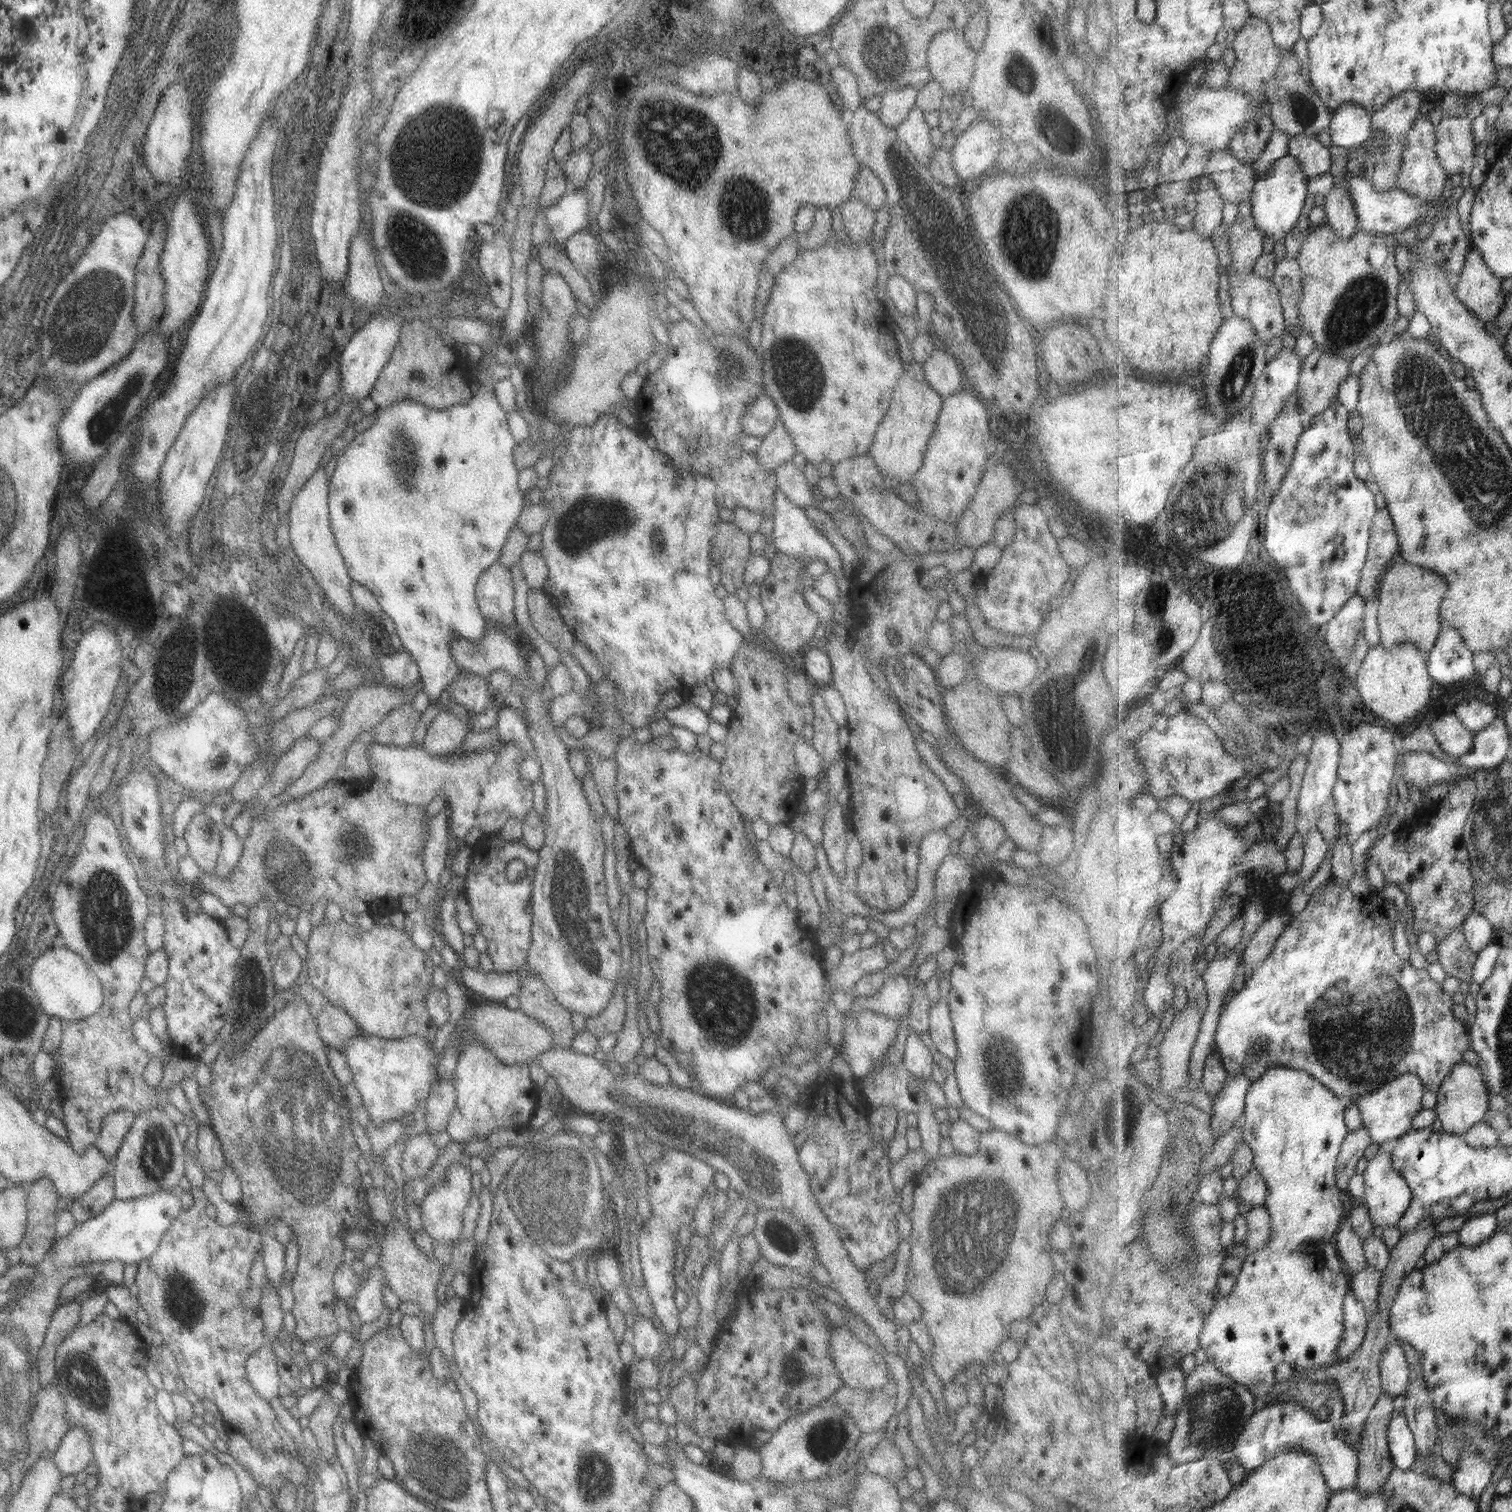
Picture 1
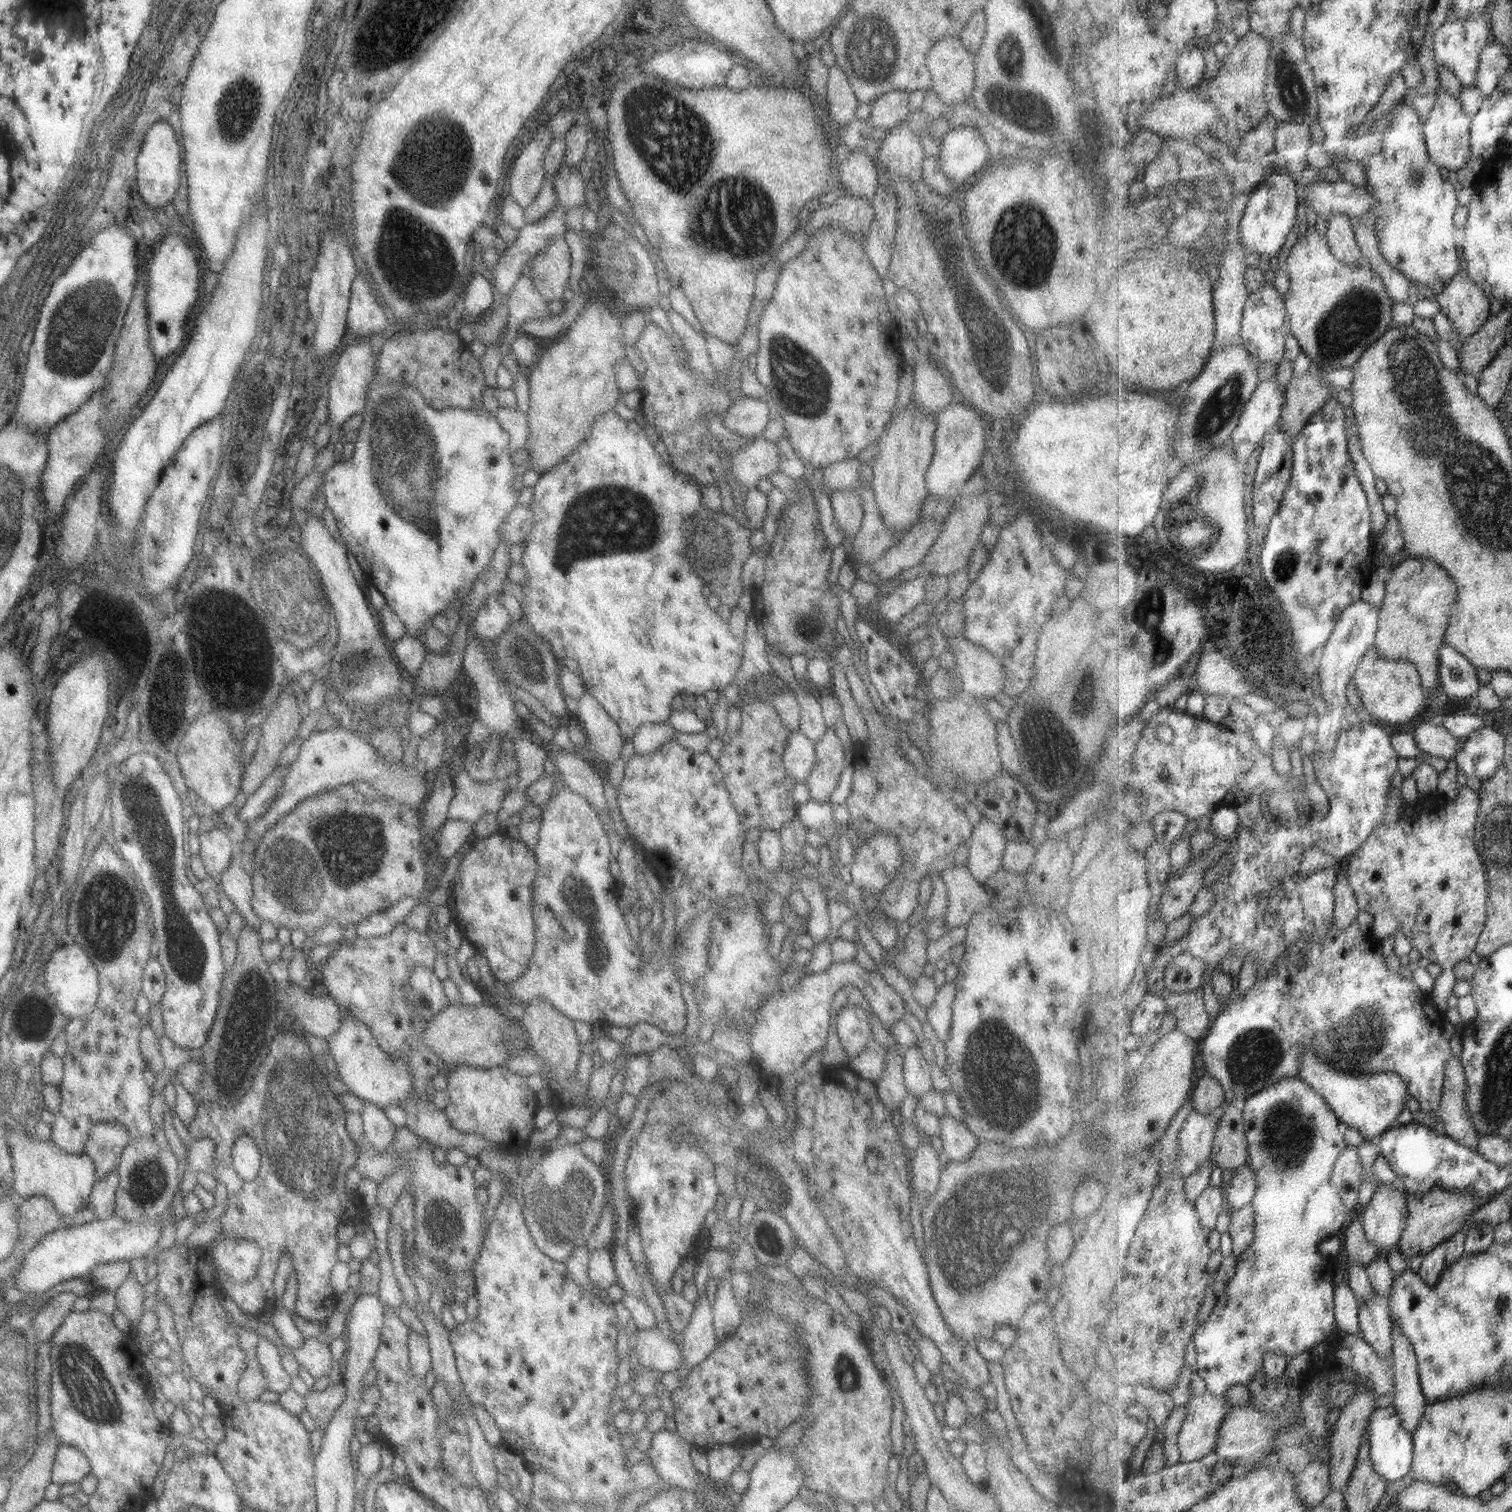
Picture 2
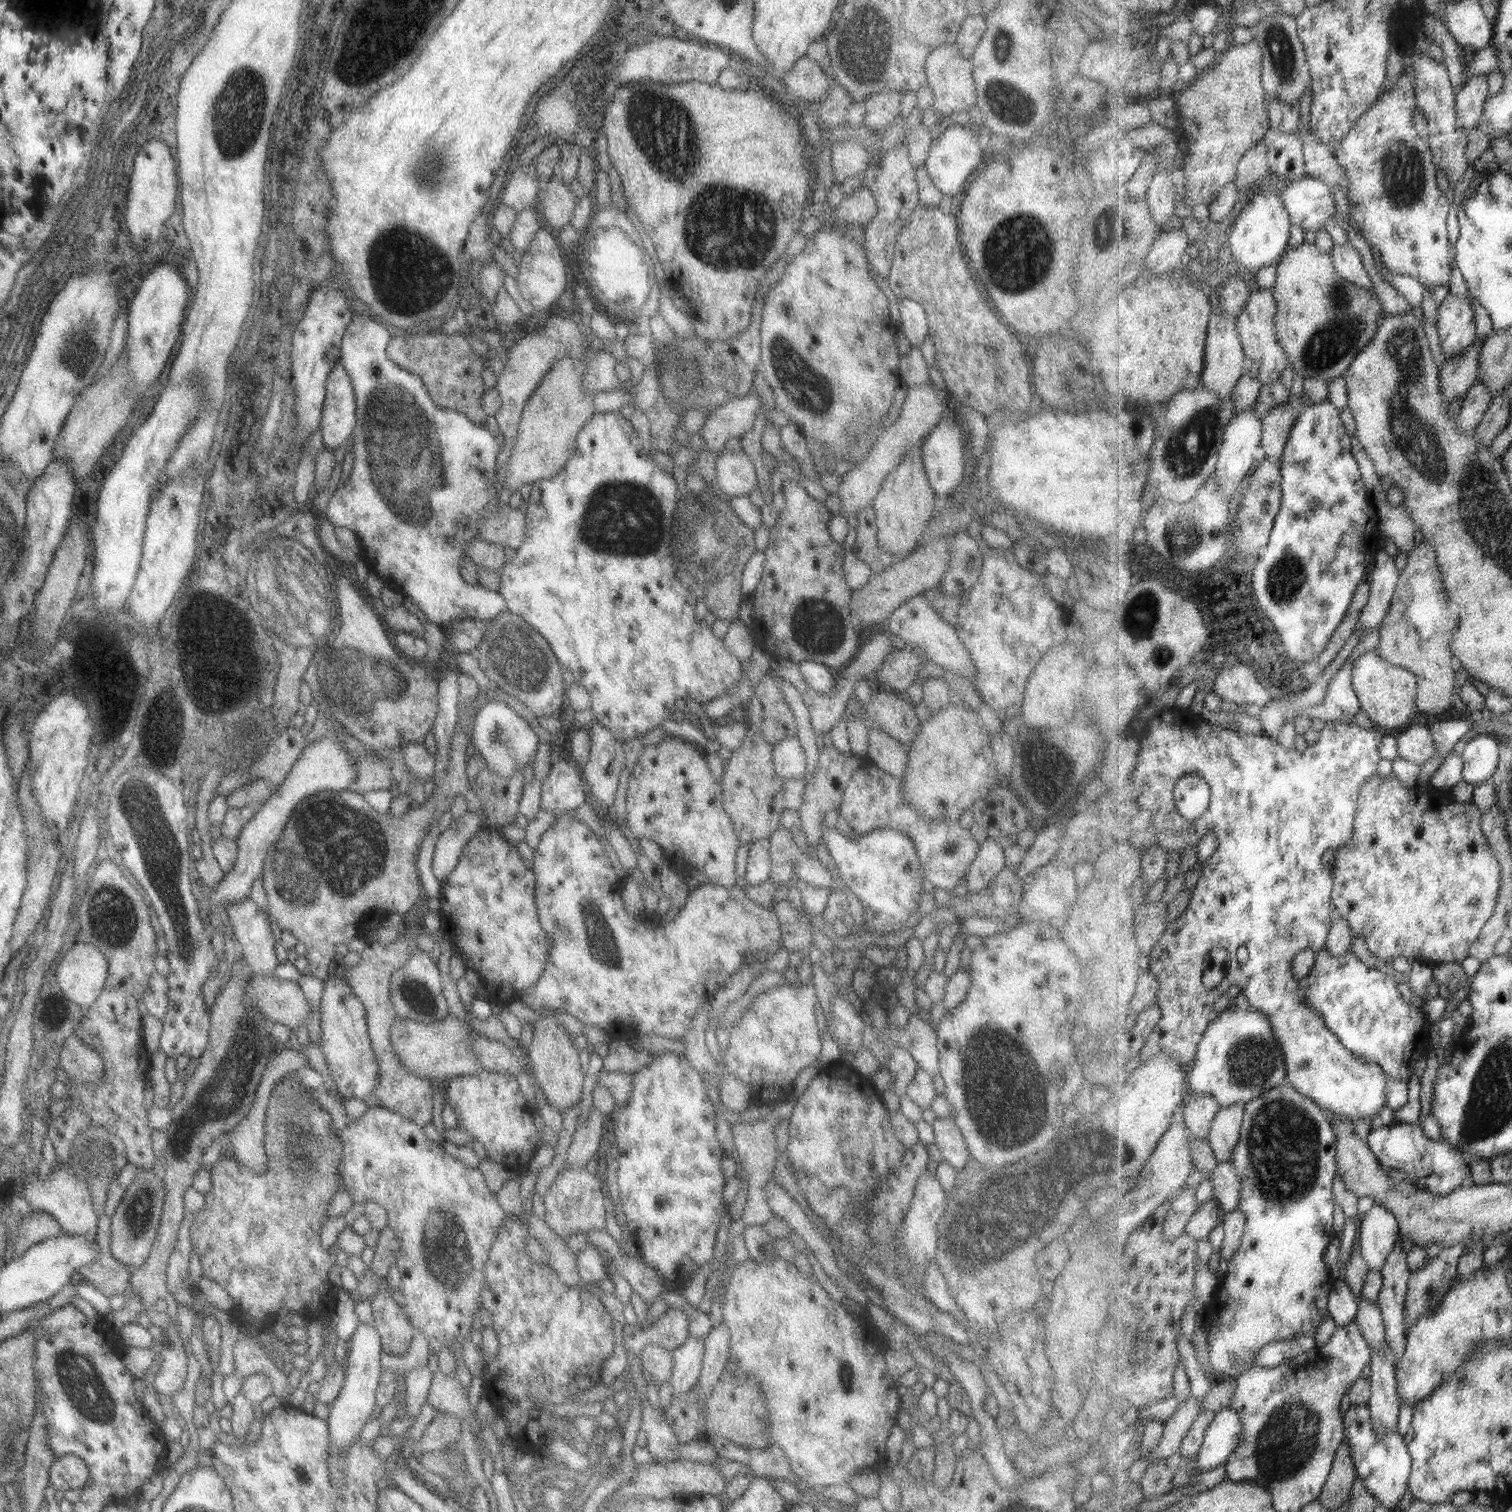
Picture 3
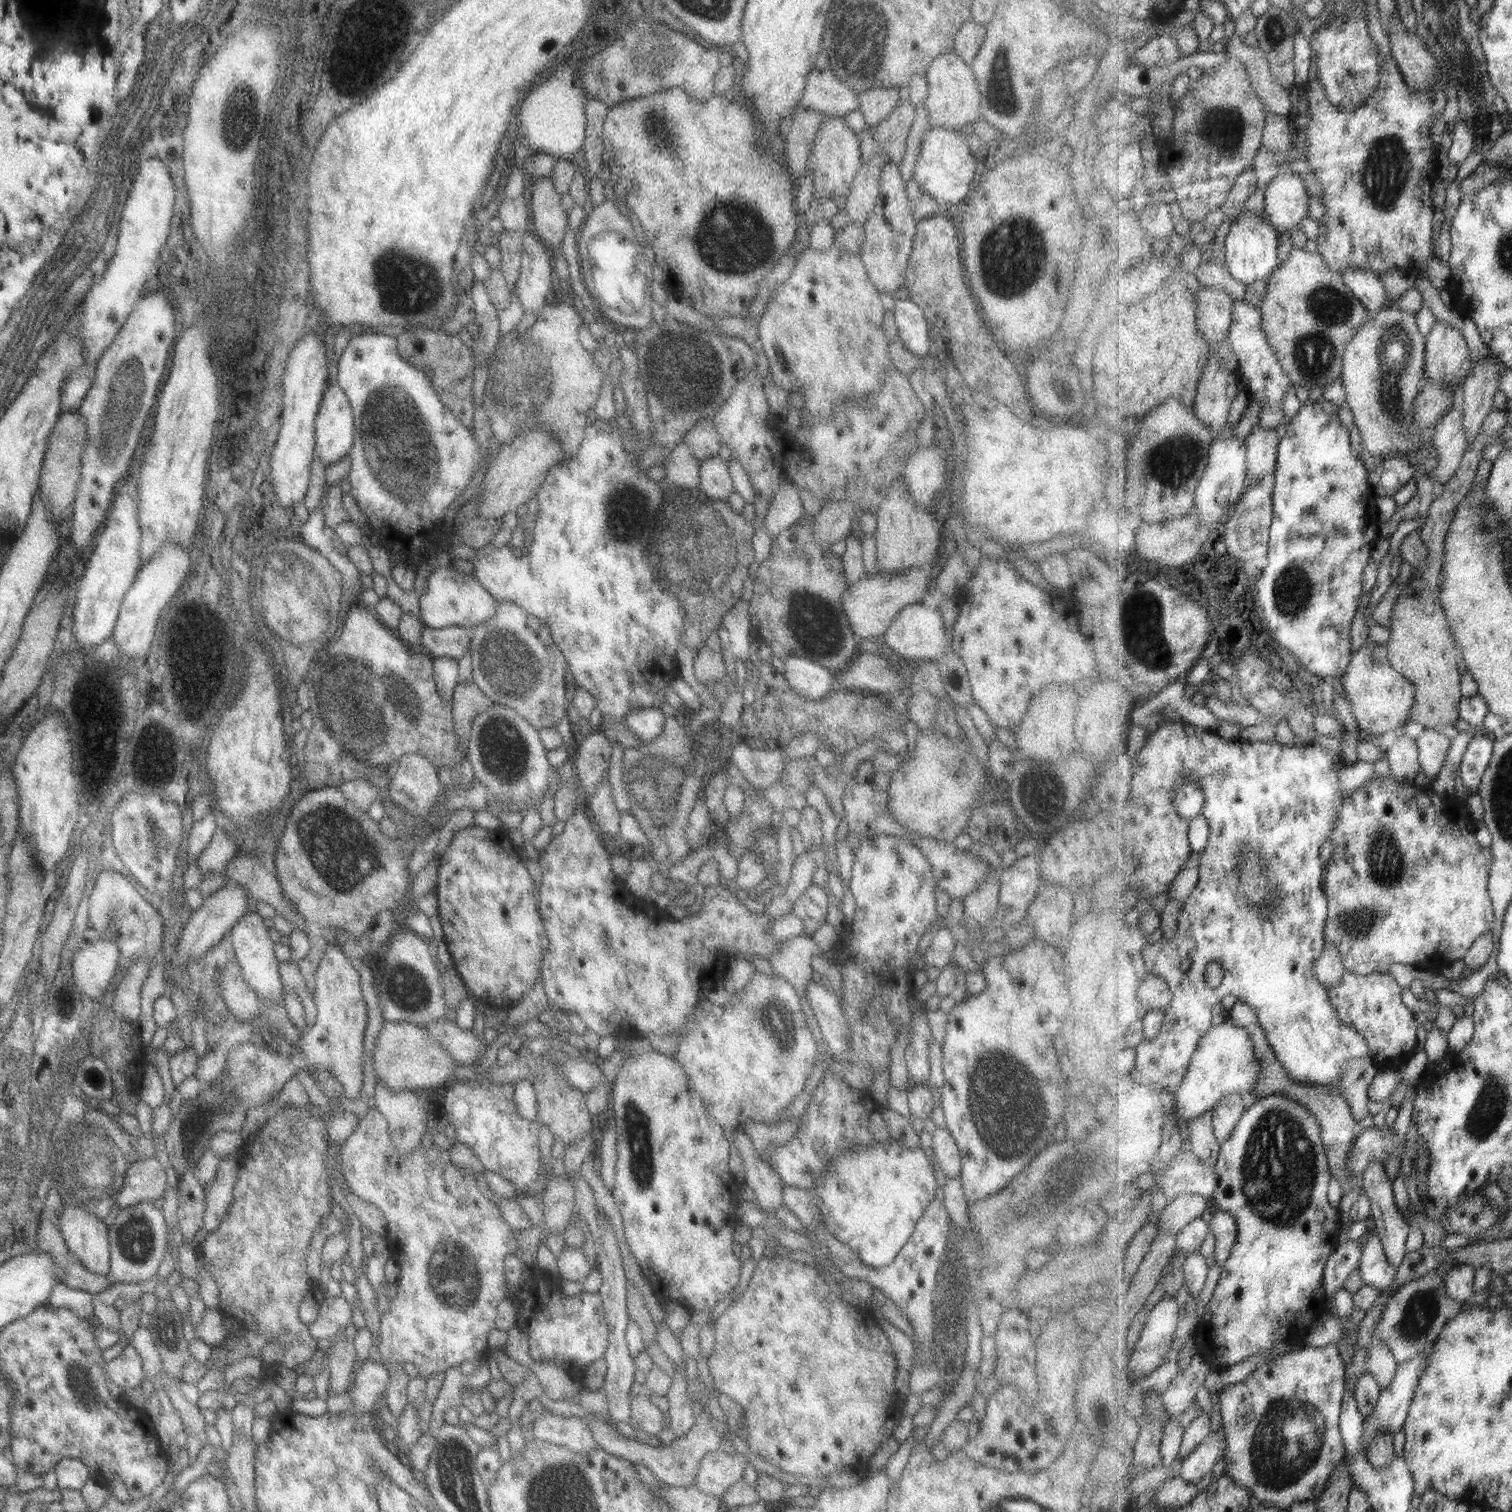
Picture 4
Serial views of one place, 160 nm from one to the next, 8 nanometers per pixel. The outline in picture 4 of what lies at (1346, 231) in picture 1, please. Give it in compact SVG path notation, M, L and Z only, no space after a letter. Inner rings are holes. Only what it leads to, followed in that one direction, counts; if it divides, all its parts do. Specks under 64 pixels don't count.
M1348 268L1343 276L1349 289L1369 313L1379 313L1390 305L1391 298L1380 274L1363 268Z

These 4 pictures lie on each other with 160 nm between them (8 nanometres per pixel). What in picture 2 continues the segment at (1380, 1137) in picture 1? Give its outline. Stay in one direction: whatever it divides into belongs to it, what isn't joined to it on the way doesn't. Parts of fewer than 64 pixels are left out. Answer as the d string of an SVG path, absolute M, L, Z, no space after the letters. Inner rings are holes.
M1305 1046L1301 1058L1298 1077L1311 1085L1330 1104L1334 1113L1343 1122L1344 1127L1352 1126L1363 1133L1367 1141L1380 1137L1393 1126L1397 1126L1397 1116L1406 1108L1406 1096L1409 1094L1407 1083L1396 1072L1364 1075L1341 1069L1321 1055L1315 1054L1315 1048Z

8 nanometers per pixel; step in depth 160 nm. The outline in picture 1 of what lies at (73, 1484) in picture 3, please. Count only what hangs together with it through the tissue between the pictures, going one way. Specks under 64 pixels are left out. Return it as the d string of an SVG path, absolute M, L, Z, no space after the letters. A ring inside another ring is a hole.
M69 1426L52 1454L53 1464L60 1476L71 1476L85 1470L91 1460L90 1436L86 1435L85 1428Z

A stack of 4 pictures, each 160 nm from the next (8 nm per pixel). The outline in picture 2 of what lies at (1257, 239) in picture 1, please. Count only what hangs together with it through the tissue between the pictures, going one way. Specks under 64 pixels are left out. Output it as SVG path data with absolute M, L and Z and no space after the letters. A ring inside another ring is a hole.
M1251 190L1242 193L1233 199L1230 205L1223 206L1229 219L1230 227L1226 234L1226 251L1219 262L1219 278L1216 281L1214 290L1215 321L1218 322L1218 334L1215 336L1215 349L1229 347L1229 345L1239 345L1239 342L1242 342L1241 328L1244 320L1244 309L1250 296L1249 289L1247 289L1247 281L1245 281L1246 270L1249 266L1243 263L1243 258L1250 252L1245 248L1244 242L1242 241L1241 224L1243 215L1246 214L1246 208L1250 202L1251 195Z

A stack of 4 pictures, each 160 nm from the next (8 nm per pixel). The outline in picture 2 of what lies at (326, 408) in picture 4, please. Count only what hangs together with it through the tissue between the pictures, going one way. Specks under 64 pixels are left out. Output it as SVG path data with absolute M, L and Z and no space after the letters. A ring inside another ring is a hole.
M361 341L355 345L347 345L337 356L337 362L333 366L333 374L327 382L327 417L329 430L337 430L353 414L361 413L365 406L366 388L375 375L375 361L377 350L367 341Z

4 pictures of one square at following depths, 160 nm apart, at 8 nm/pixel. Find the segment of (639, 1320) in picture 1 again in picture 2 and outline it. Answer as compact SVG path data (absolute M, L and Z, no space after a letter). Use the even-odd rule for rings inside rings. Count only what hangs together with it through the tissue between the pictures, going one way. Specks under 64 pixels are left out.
M654 1326L646 1330L637 1330L635 1345L632 1347L637 1356L638 1364L650 1368L661 1375L680 1367L682 1357L669 1335L663 1335Z

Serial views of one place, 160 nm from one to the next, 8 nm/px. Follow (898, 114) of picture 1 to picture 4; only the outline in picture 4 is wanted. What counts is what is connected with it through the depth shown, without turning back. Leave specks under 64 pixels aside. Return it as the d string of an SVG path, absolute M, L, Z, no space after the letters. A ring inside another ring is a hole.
M896 87L870 88L857 95L857 110L862 114L863 120L869 127L873 127L880 120L883 120L899 102Z

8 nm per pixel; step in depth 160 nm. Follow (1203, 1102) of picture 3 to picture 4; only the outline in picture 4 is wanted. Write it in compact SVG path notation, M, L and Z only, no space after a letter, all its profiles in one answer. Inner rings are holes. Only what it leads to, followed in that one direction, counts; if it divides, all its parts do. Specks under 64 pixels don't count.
M1213 1111L1186 1123L1191 1151L1207 1166L1215 1166L1220 1157L1220 1142L1214 1131Z

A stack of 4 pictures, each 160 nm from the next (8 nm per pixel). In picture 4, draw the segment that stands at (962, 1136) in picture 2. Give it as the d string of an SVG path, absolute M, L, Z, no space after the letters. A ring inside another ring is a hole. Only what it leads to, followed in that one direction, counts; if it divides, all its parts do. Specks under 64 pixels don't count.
M935 1128L929 1134L934 1160L937 1162L938 1176L955 1178L960 1173L960 1152L953 1137L945 1128Z

